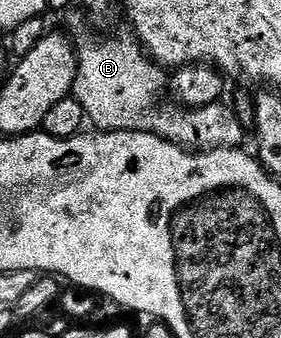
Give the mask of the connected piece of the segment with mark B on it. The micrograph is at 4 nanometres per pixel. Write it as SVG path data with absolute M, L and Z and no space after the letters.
M89 34L77 38L75 49L77 51L77 72L73 85L72 97L83 105L86 119L97 126L98 131L107 130L146 130L149 134L157 134L166 138L168 142L174 142L177 146L186 147L194 152L212 150L214 148L237 148L247 134L247 127L241 123L239 116L233 111L232 105L224 101L216 102L203 108L190 110L180 104L173 106L161 106L161 93L167 90L167 74L158 66L140 42L129 38L109 38L99 40Z

